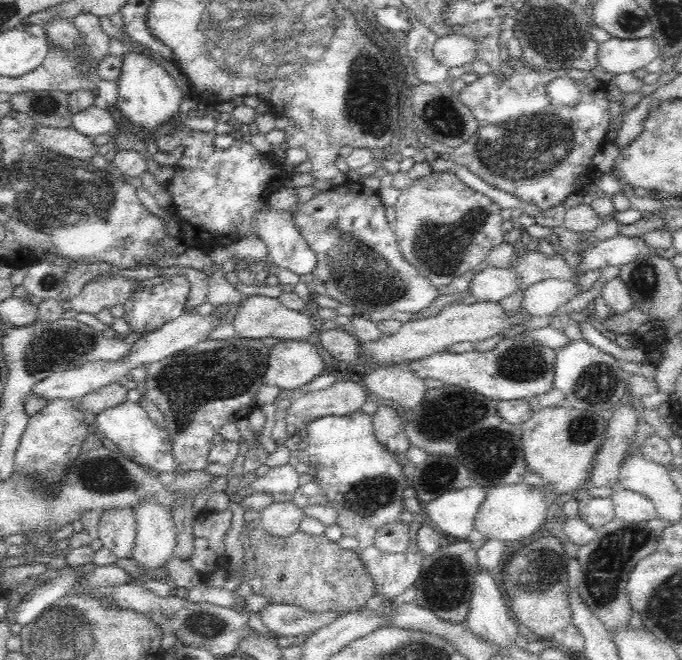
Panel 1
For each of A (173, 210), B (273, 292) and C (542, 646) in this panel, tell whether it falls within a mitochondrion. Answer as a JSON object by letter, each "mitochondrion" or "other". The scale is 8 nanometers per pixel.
{"A":"other","B":"other","C":"other"}

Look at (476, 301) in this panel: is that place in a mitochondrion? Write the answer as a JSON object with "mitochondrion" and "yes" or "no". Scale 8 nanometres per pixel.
{"mitochondrion":"no"}

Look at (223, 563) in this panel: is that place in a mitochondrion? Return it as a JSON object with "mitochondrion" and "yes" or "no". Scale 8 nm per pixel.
{"mitochondrion":"no"}

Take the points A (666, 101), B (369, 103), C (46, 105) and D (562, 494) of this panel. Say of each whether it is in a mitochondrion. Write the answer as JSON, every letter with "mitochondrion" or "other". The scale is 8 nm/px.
{"A":"other","B":"mitochondrion","C":"mitochondrion","D":"other"}

